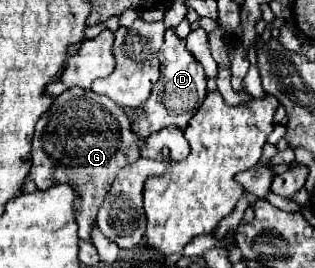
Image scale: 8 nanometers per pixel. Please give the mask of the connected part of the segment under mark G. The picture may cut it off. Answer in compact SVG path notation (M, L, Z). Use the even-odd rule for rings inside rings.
M70 87L58 95L52 109L38 119L32 137L32 167L28 177L38 189L48 189L62 183L78 189L78 197L82 197L82 205L78 205L78 213L74 215L78 221L78 237L90 241L90 231L96 225L96 213L106 197L106 191L110 189L120 167L126 167L130 161L140 157L142 143L144 139L130 131L130 119L122 107L104 95ZM80 113L104 113L104 119L86 119Z

